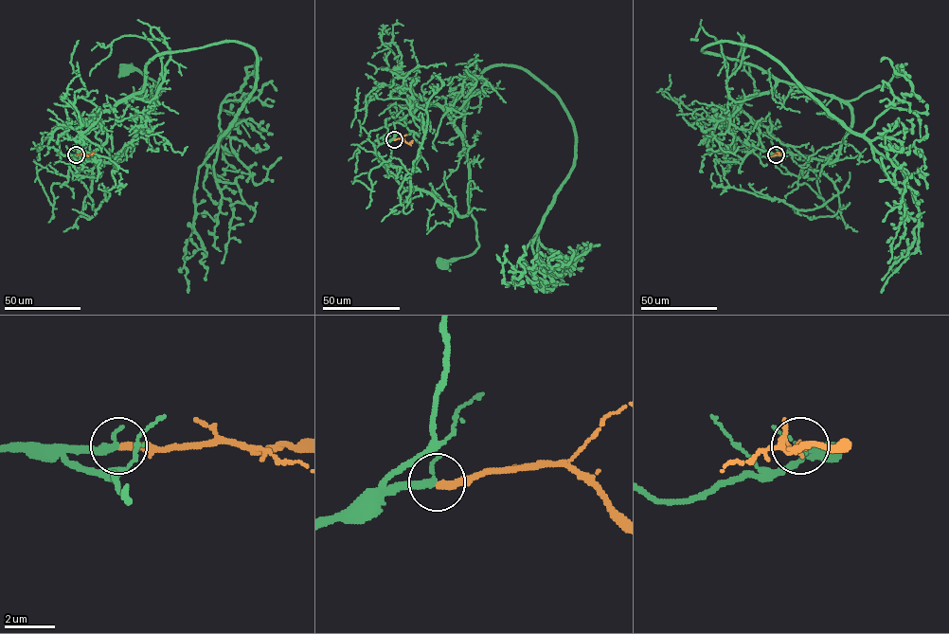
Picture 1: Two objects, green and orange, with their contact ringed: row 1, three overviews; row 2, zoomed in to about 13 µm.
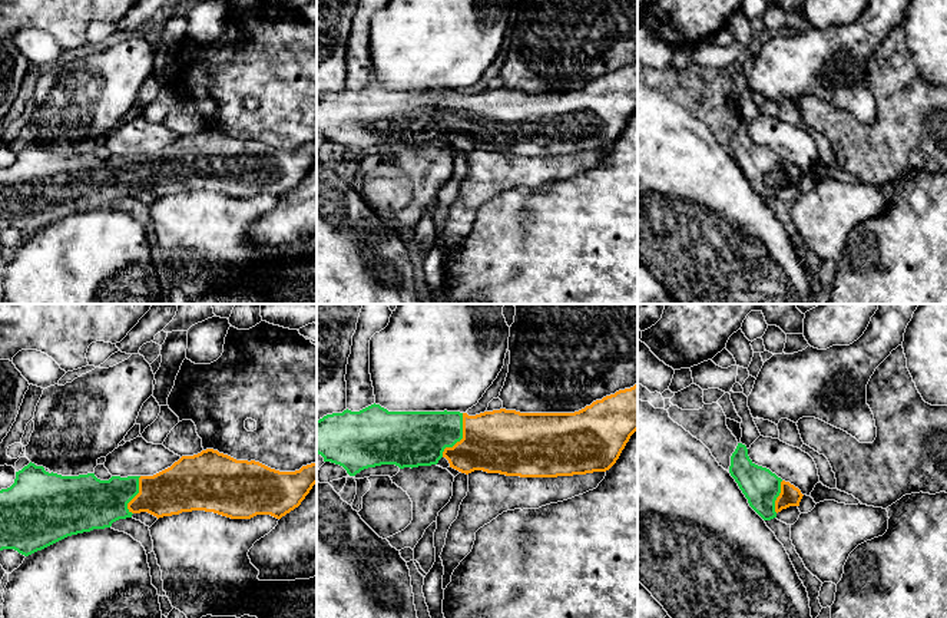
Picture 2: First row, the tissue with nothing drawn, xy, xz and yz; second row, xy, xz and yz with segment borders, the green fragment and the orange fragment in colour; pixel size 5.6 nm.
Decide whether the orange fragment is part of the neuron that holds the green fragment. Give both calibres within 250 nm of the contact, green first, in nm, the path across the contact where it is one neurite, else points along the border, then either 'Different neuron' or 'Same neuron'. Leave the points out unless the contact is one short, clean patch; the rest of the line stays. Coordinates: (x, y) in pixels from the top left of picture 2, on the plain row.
Thickness 300 nm (green) against 360 nm. Path across: xz (417, 118), (462, 116), (506, 121). Same neuron

